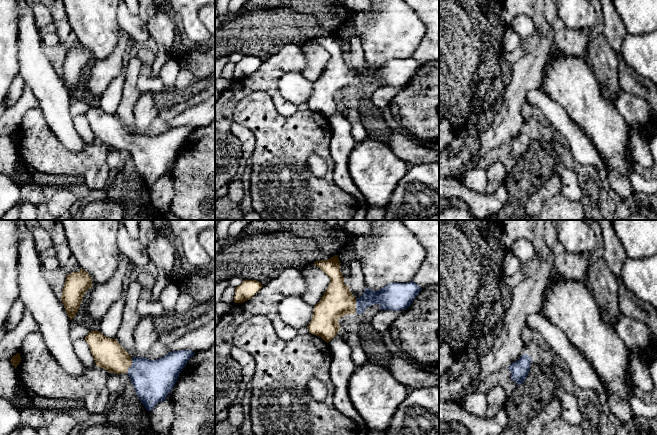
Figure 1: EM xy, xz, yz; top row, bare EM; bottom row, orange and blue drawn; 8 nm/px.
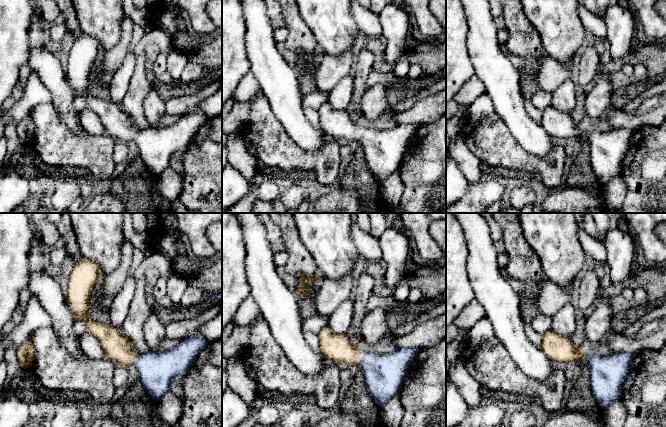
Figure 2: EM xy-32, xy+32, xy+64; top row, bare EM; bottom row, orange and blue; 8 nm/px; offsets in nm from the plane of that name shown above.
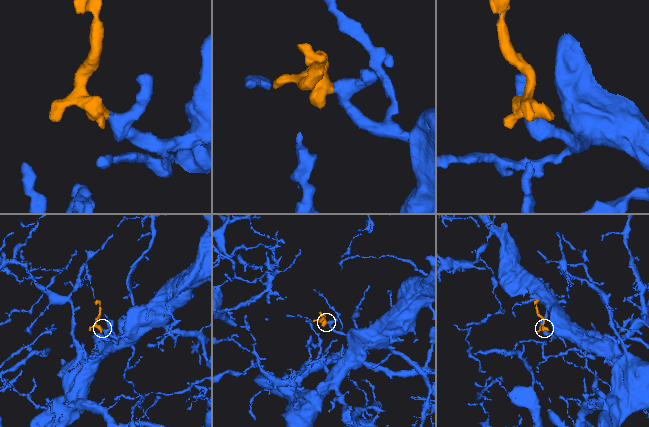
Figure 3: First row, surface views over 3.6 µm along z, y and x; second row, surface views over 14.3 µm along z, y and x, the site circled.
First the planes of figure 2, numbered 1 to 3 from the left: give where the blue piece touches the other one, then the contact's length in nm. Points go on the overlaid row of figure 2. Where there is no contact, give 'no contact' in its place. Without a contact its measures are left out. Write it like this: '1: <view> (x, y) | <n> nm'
1: xy-32 (136, 359) | 100 nm
2: xy+32 (362, 357) | 170 nm
3: xy+64 (586, 356) | 110 nm

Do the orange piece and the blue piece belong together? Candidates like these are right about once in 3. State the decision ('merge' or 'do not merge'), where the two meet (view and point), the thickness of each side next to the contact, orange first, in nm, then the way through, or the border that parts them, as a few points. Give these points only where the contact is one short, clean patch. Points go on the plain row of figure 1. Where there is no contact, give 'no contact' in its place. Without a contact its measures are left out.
merge | xy (131, 141) | 240/320 nm | across xy (108, 130), (118, 137), (131, 141), (153, 156)

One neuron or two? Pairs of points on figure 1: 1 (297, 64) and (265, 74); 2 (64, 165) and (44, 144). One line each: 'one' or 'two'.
1: one
2: one

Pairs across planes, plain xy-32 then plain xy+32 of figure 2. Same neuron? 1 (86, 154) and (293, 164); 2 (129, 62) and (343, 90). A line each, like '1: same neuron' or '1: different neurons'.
1: same neuron
2: same neuron

